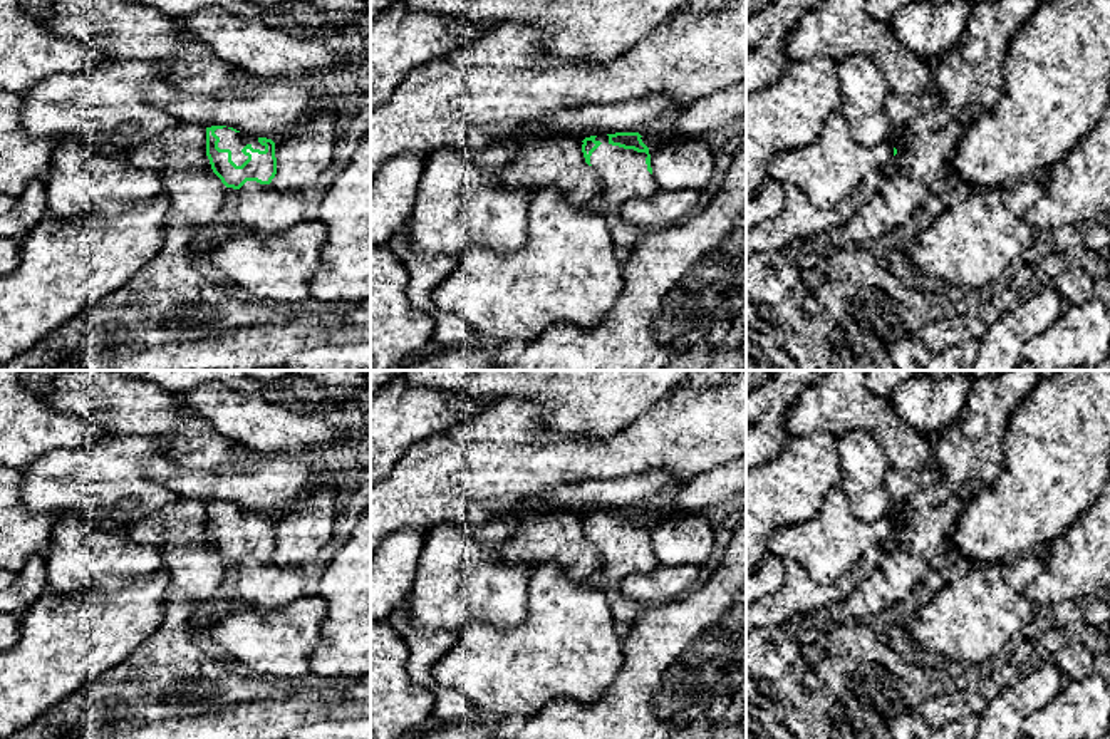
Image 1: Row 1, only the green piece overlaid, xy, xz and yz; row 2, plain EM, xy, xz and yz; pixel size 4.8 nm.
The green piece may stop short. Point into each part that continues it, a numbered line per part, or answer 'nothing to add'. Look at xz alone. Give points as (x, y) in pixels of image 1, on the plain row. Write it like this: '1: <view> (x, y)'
1: xz (622, 548)

